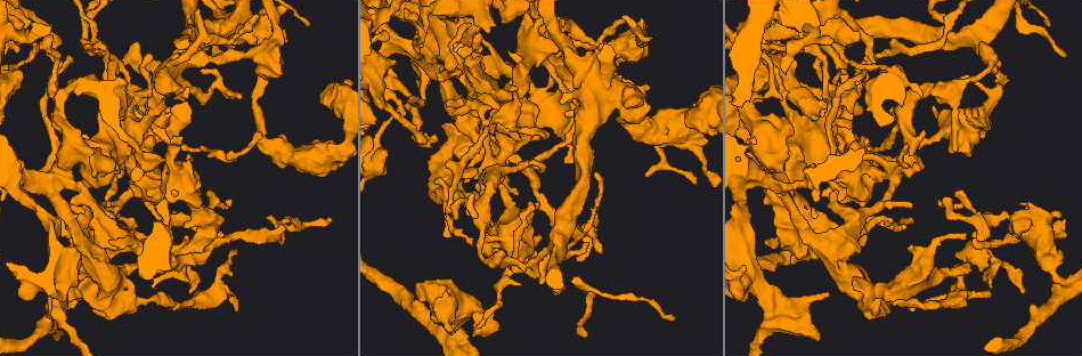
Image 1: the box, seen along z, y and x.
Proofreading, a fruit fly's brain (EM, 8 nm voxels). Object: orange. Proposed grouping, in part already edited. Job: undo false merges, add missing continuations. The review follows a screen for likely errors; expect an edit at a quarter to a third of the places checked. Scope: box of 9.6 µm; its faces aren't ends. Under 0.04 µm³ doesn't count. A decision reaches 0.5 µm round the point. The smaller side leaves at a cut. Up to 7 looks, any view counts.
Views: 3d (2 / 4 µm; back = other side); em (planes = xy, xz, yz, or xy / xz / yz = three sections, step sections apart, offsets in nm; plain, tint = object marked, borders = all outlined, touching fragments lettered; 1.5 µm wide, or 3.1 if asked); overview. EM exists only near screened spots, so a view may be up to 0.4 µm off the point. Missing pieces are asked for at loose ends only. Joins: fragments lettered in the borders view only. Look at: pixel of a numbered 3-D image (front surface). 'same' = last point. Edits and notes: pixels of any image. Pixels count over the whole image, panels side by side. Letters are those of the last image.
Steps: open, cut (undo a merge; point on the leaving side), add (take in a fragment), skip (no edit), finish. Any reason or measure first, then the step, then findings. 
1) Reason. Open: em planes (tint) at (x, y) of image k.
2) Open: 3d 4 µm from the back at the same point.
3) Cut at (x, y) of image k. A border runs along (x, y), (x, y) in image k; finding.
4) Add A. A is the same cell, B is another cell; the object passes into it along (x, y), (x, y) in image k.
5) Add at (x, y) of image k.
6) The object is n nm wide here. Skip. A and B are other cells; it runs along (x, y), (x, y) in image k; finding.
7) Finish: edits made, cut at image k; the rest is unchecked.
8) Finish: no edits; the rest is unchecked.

Thin end. Open: 3d 4 µm at (644, 176) of image 1.

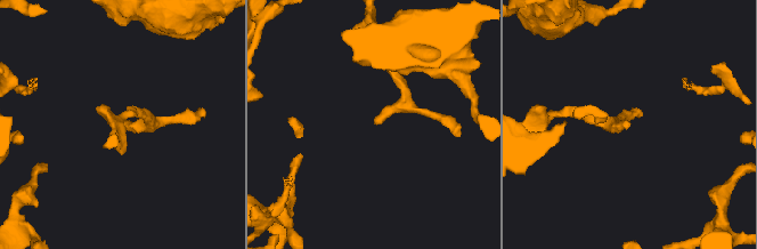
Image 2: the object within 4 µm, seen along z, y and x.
Now the EM. Open: em yz step 4 (borders) at (628, 125) of image 2.

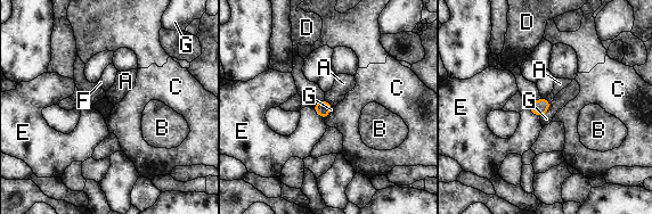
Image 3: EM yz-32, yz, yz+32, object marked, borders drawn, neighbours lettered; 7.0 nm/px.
The object is 110 nm wide here; the longest contact is with G, 130 nm. Skip. A, B, C, D, E, F and G are other cells; no lettered fragment goes on from it.

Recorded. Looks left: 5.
Branch stops here. Open: 3d 4 µm at (241, 95) of image 1.

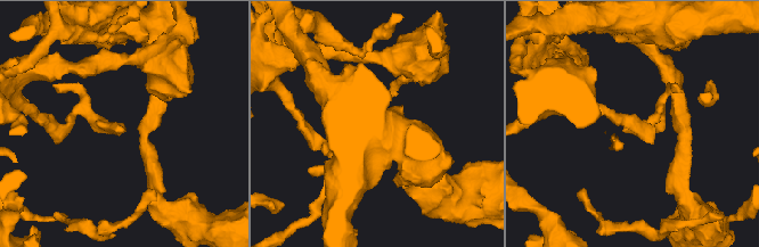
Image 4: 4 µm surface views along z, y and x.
Open: em planes (tint) at (624, 131) of image 4.

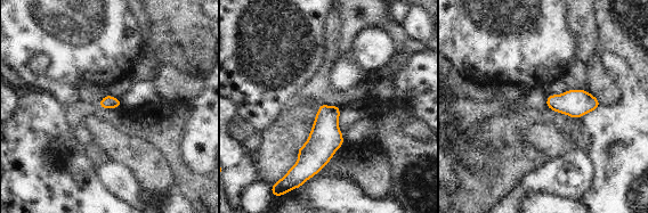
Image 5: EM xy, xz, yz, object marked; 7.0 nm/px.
See the neighbours. Open: em planes (borders) at the same point.

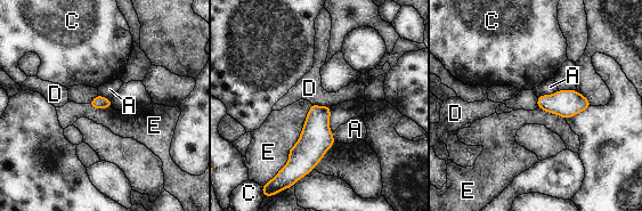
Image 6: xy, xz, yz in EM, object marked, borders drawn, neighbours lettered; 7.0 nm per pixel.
Skip. A, C, D and E are other cells; a border runs along (311, 104), (276, 173) in image 6; no lettered fragment goes on from it.

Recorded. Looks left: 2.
Free end. Open: em xz step 4 (borders) at (81, 283) of image 1.

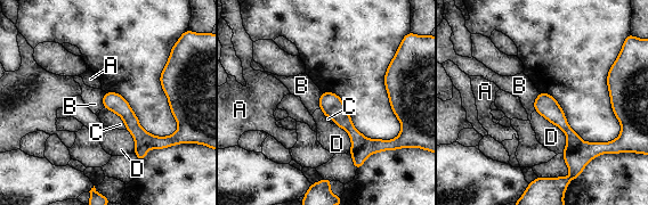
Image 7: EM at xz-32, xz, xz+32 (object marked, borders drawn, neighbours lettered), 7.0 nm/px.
Skip. A, B, C and D are other cells; no lettered fragment goes on from it.

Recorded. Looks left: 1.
Finish: no edits; the rest is unchecked.

